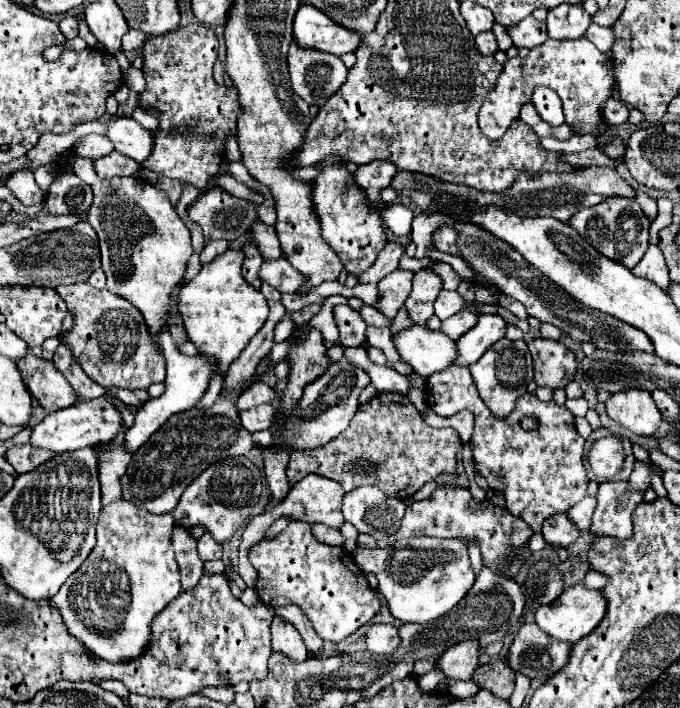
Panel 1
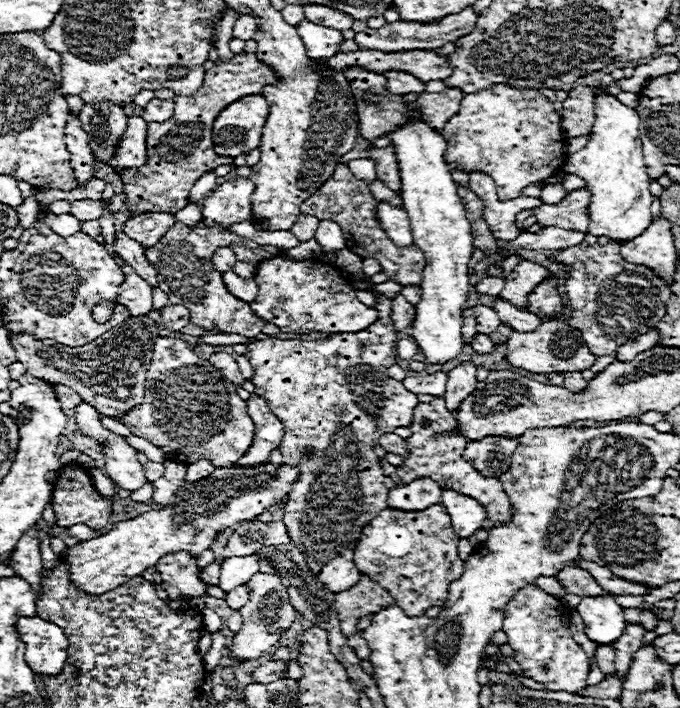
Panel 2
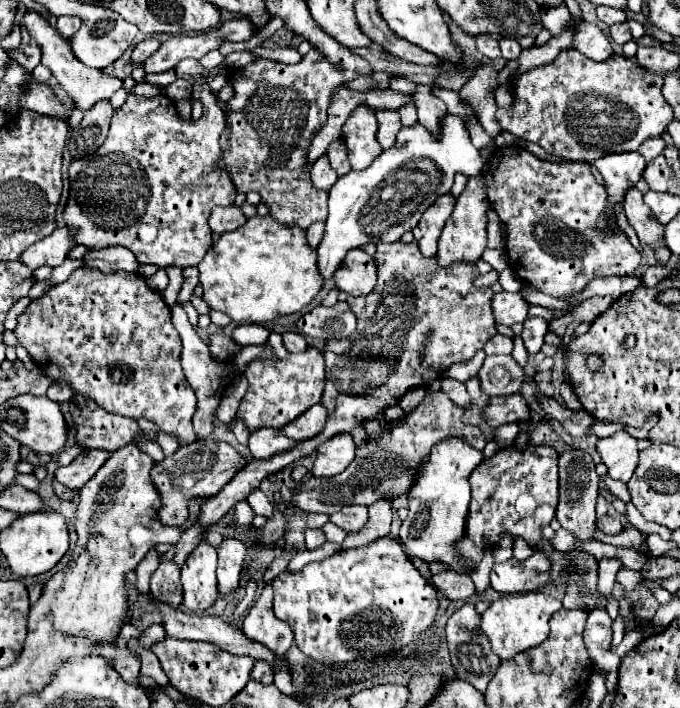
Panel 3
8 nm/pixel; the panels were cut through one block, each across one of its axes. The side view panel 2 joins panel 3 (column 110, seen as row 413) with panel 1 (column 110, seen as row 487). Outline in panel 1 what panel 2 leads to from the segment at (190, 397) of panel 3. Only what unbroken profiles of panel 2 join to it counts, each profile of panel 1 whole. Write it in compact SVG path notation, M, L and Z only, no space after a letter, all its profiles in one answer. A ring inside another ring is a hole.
M60 284L56 292L66 302L68 312L74 316L74 324L66 334L66 346L70 348L74 360L96 384L104 388L118 386L128 390L146 390L154 382L164 382L164 356L152 348L144 320L132 304L120 300L120 296L112 296L108 290L96 290L88 284Z

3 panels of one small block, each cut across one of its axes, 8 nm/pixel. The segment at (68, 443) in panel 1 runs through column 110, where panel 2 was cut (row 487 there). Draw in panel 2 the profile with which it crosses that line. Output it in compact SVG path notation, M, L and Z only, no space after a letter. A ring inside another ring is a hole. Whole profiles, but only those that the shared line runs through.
M414 480L406 486L396 486L390 490L388 508L414 512L424 510L432 504L440 504L442 488L434 480Z

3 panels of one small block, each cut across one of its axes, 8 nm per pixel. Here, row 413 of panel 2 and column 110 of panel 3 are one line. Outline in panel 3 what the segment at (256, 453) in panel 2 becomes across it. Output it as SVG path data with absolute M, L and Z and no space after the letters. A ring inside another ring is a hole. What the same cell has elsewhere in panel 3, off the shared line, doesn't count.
M108 248L108 250L90 250L86 256L86 266L100 268L102 272L136 272L138 260L128 252L128 248Z

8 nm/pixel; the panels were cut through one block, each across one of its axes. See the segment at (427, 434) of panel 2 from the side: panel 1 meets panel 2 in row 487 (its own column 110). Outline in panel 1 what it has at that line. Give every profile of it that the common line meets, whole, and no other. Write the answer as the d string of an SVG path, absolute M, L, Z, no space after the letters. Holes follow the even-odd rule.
M122 424L114 440L96 446L98 480L100 480L104 504L110 504L112 500L120 498L120 476L126 472L126 466L132 460L132 452L126 448L126 440L124 440L126 430L128 426Z

